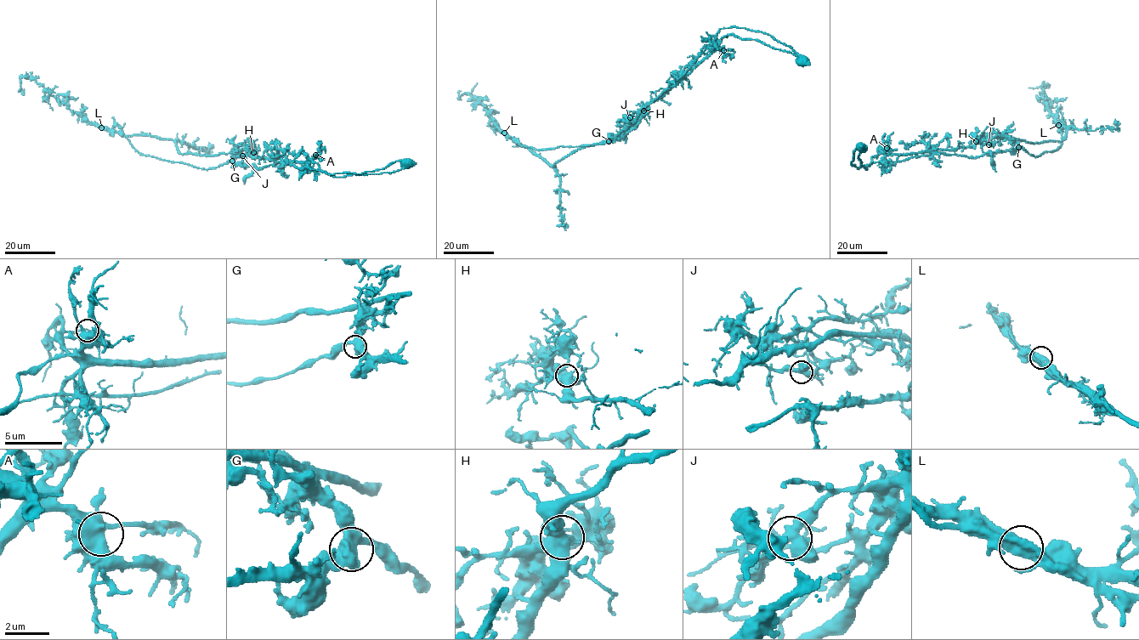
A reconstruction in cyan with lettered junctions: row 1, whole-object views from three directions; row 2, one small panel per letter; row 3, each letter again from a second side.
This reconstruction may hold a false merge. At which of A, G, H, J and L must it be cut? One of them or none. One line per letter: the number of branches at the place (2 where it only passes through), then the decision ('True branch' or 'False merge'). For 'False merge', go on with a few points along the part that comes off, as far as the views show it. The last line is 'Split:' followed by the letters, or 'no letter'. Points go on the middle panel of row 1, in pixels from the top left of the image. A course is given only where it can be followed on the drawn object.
A: Branches: 3. True branch
G: Branches: 3. True branch
H: Branches: 3. True branch
J: Branches: 3. True branch
L: Branches: 3. False merge. Course of the part to remove: (505, 133), (519, 145), (537, 150), (609, 142), (688, 75), (724, 36), (757, 39), (806, 60)
Split: L

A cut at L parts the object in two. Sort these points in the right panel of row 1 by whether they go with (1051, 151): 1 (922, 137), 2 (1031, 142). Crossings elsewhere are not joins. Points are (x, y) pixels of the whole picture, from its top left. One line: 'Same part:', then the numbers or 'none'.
Same part: none

